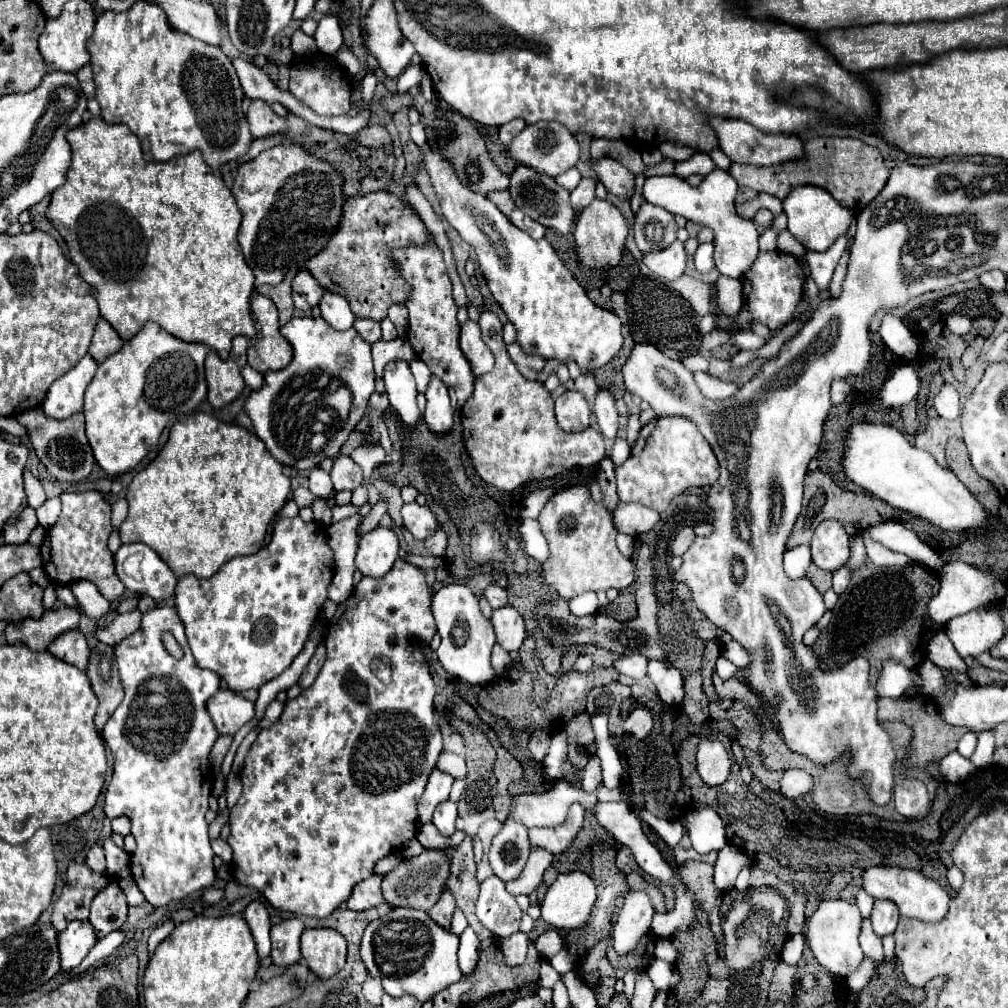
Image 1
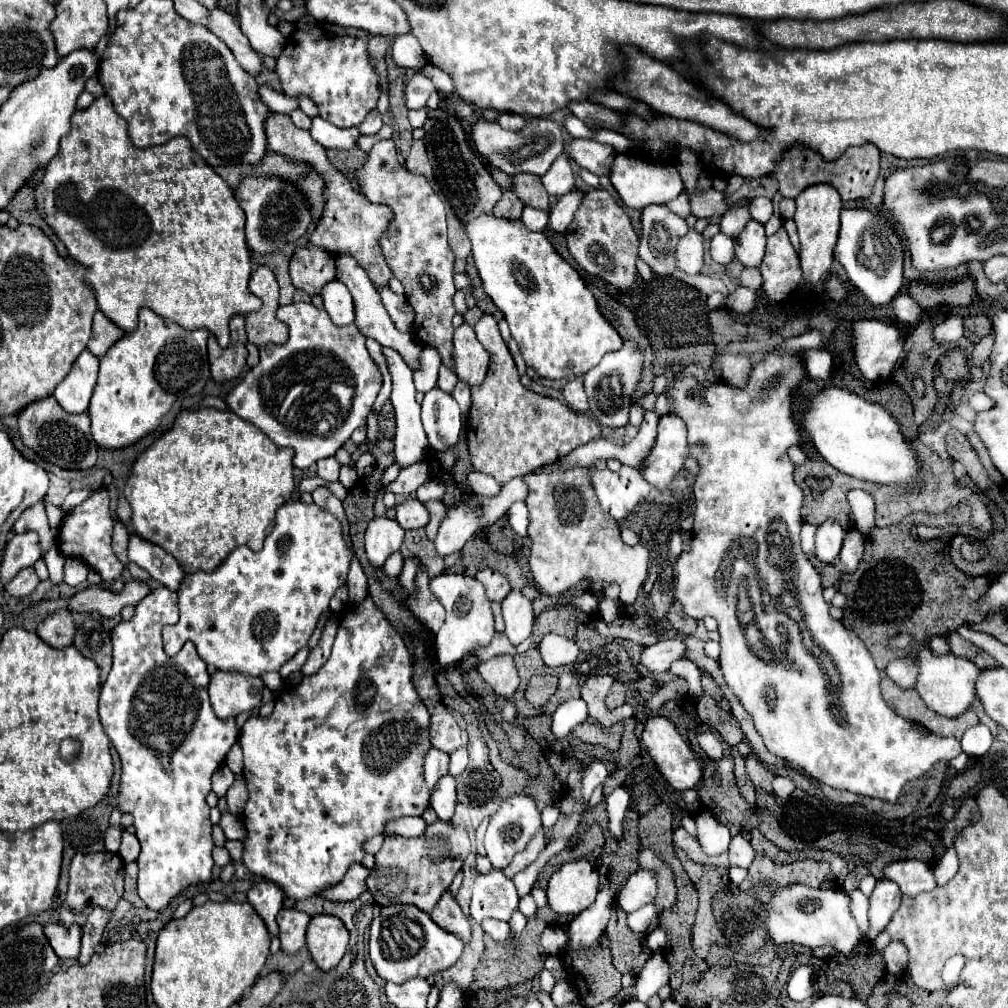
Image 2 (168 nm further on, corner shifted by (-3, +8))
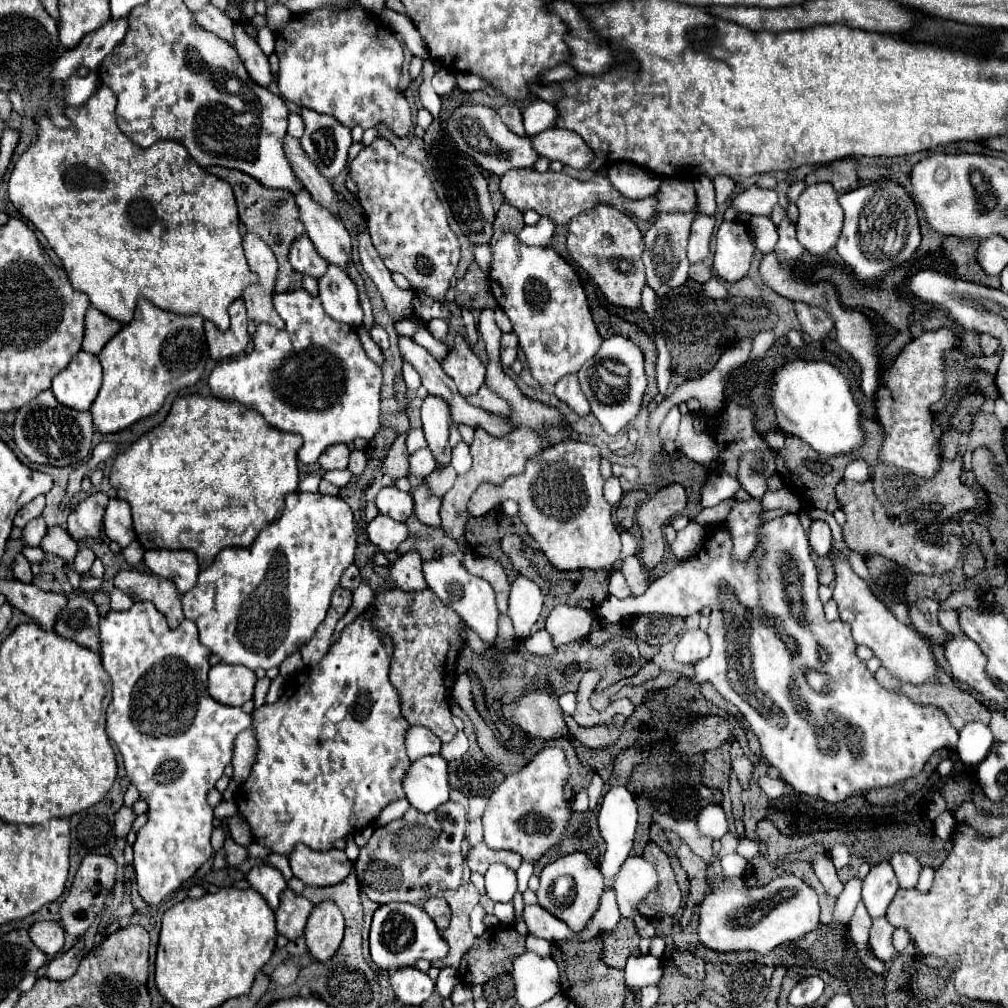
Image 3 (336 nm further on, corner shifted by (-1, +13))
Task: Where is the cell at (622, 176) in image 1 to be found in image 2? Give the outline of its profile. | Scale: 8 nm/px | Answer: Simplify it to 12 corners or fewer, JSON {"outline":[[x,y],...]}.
{"outline":[[573,138],[567,156],[597,176],[607,176],[615,160],[611,146]]}

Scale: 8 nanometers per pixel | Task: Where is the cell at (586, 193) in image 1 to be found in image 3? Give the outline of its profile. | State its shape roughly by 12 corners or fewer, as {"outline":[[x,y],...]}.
{"outline":[[549,215],[519,231],[527,245],[545,247],[555,229]]}

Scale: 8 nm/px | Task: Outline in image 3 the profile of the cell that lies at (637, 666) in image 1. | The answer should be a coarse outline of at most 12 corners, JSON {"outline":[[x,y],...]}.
{"outline":[[701,629],[685,633],[673,651],[677,663],[691,665],[709,655]]}

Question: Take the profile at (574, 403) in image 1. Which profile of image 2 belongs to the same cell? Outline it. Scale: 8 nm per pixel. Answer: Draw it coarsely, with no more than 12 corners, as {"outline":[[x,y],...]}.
{"outline":[[583,378],[569,380],[563,396],[575,412],[587,412]]}

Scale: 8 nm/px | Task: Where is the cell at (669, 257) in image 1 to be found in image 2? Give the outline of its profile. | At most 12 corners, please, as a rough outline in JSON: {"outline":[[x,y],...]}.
{"outline":[[689,230],[677,244],[677,266],[697,274],[703,234]]}

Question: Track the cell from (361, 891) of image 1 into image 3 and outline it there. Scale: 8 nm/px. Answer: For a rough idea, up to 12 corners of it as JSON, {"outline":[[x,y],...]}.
{"outline":[[297,845],[291,871],[307,887],[341,883],[353,869],[345,851]]}

